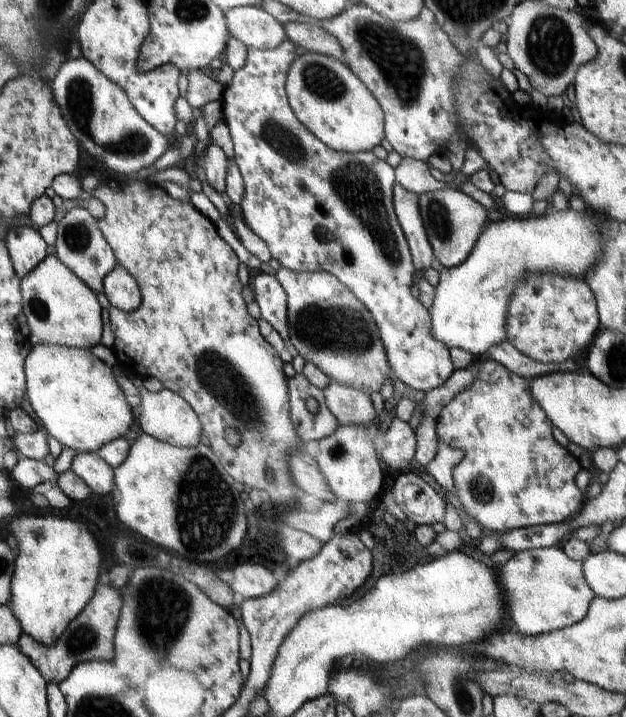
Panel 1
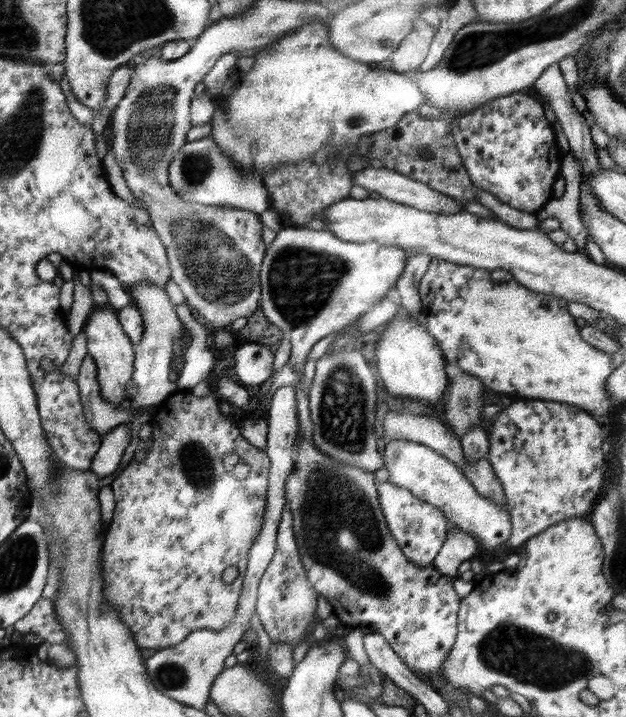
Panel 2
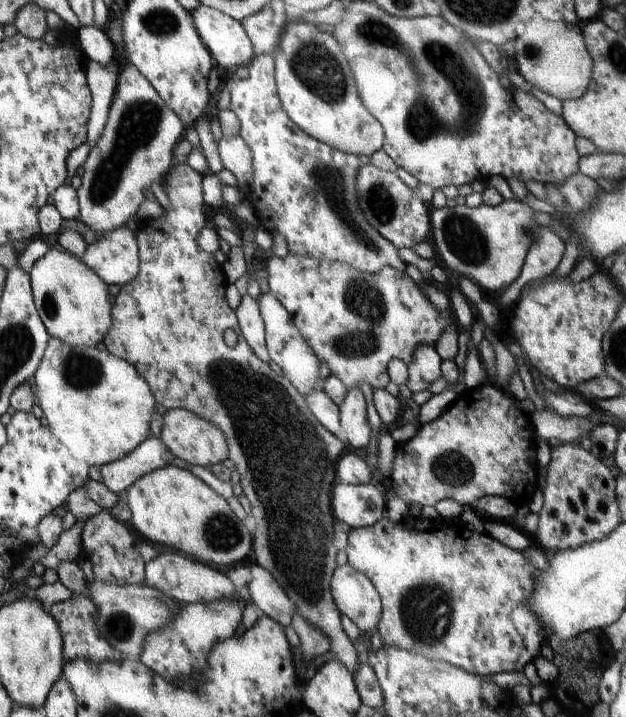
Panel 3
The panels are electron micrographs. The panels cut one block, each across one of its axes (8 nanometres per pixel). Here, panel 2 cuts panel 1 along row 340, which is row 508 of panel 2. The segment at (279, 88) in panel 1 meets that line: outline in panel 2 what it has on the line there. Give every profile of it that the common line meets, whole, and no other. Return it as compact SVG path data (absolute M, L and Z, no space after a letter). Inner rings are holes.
M390 481L378 483L377 491L387 527L399 545L399 549L411 563L417 566L433 564L434 557L441 549L449 532L445 514L438 507L424 503L406 488L396 486Z

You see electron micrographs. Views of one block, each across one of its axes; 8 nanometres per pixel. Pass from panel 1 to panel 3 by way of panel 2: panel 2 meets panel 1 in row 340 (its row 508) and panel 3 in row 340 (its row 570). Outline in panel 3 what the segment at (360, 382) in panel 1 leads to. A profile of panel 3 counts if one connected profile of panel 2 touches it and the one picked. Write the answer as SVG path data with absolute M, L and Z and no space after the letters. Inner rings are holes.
M289 253L285 257L275 256L270 258L266 268L268 271L270 293L274 295L274 298L276 298L276 300L278 300L278 302L280 302L280 304L282 304L282 306L290 313L291 319L294 321L297 329L301 332L304 340L308 343L308 346L314 351L314 354L316 354L321 362L326 362L326 366L331 370L331 374L336 375L349 389L358 387L358 382L360 382L360 380L370 382L373 389L384 389L390 381L387 373L387 364L389 360L392 358L400 358L406 364L410 364L418 345L430 345L434 347L447 326L451 326L449 318L443 312L438 311L431 305L431 302L423 295L421 288L406 273L400 272L394 267L383 267L376 273L363 273L347 263L316 259L310 256L300 256L295 253Z

